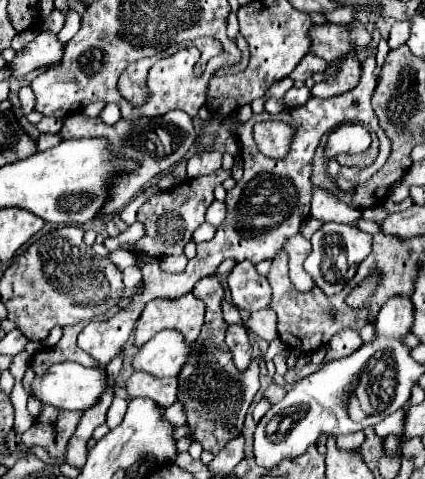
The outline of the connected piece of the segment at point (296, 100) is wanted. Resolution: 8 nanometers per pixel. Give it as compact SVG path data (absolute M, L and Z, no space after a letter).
M290 88L286 94L284 94L284 104L288 106L288 108L294 108L294 106L302 106L304 102L308 102L308 98L310 98L312 94L310 94L310 88Z

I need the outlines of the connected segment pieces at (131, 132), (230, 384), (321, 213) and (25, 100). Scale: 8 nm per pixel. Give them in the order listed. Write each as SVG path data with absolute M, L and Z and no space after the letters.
M172 110L172 112L168 112L160 118L152 118L152 120L134 120L134 122L120 120L114 126L102 124L98 118L90 120L90 118L84 118L82 114L70 114L64 120L60 134L62 134L62 138L104 136L104 138L108 138L108 142L112 142L112 150L120 150L120 154L128 154L130 158L136 158L142 164L142 168L136 170L136 174L128 174L128 178L120 178L118 186L114 188L112 202L108 202L108 206L104 206L100 216L120 212L138 192L142 192L144 186L148 186L148 182L152 182L158 174L164 174L170 168L174 168L188 154L188 150L192 148L192 144L196 140L196 130L194 130L192 118L180 110Z
M206 276L196 282L192 292L198 298L202 298L202 302L206 304L206 318L204 318L202 332L196 340L196 354L192 354L192 358L188 358L188 364L178 374L178 382L180 382L178 398L180 398L180 402L184 402L184 406L188 410L186 422L192 428L190 436L194 440L202 442L204 450L210 450L212 454L216 454L220 448L224 448L224 444L230 438L234 438L242 430L244 416L252 404L254 394L260 388L258 360L254 360L250 370L244 374L240 374L232 366L232 354L228 350L228 344L224 342L228 324L222 318L224 288L222 288L220 280L216 276Z
M316 188L314 190L314 198L312 198L312 218L322 220L322 222L348 222L352 226L356 226L354 222L358 222L362 218L360 212L356 212L354 208L342 204L340 200L336 200L332 194Z
M28 84L20 88L20 102L22 102L22 108L26 114L30 114L34 110L34 92Z

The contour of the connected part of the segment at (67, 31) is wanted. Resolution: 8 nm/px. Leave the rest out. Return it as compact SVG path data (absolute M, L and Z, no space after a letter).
M70 8L68 14L66 14L64 28L60 30L60 38L62 38L64 42L68 42L68 40L78 32L78 28L80 28L80 14L78 14L74 8Z

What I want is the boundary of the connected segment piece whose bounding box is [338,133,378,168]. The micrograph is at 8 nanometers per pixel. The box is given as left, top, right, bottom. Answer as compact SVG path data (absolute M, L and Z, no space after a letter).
M371 133L371 137L372 143L366 152L362 152L362 154L342 154L342 156L338 156L338 162L342 166L356 166L356 168L372 166L376 156L378 156L378 138L374 133Z

